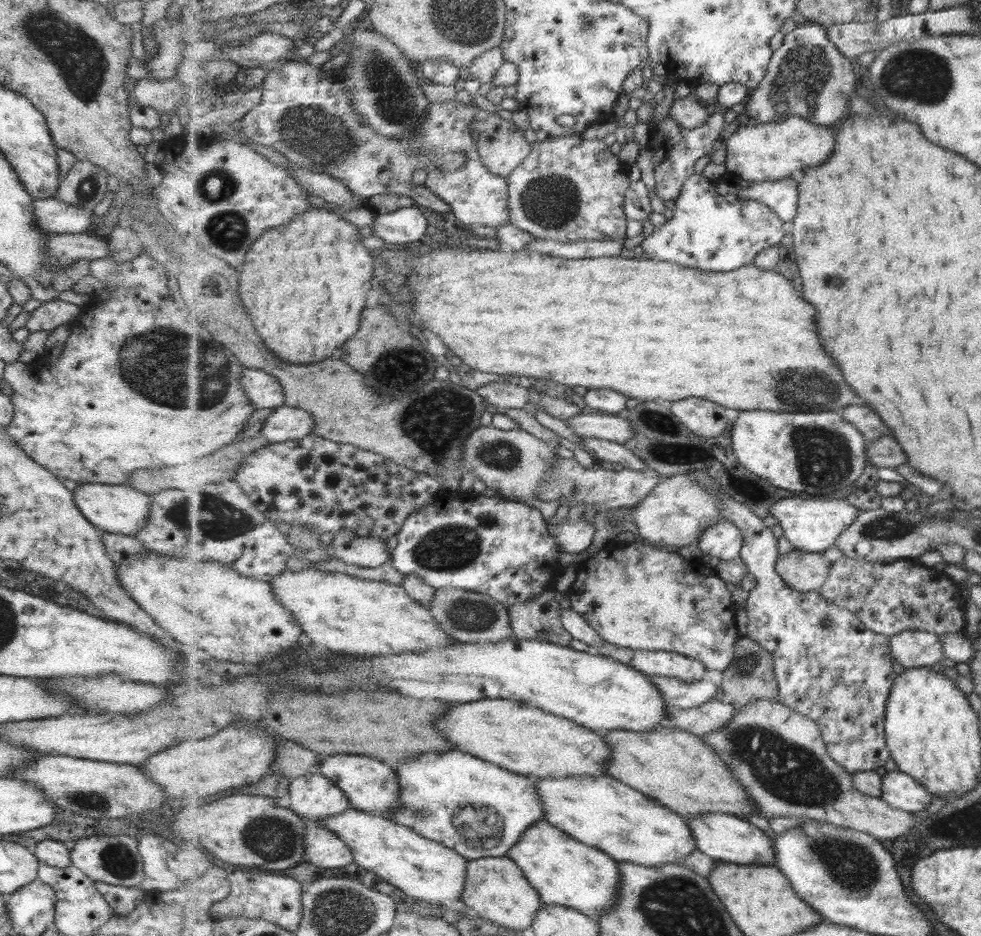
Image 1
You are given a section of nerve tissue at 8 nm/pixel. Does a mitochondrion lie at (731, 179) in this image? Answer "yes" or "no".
no

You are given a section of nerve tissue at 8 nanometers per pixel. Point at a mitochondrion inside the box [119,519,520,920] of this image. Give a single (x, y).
(478, 825)

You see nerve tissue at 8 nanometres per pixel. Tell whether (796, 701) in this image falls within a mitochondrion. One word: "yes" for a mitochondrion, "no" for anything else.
no

